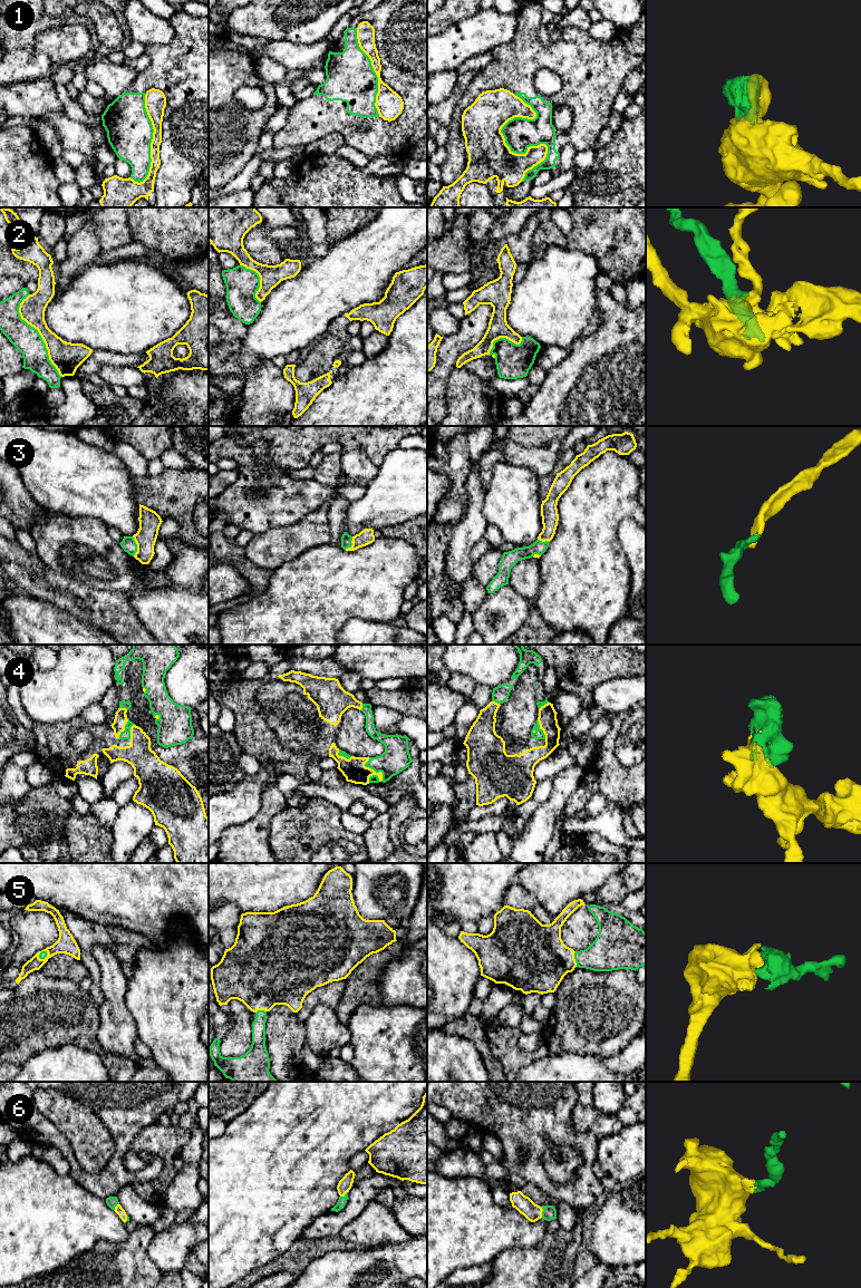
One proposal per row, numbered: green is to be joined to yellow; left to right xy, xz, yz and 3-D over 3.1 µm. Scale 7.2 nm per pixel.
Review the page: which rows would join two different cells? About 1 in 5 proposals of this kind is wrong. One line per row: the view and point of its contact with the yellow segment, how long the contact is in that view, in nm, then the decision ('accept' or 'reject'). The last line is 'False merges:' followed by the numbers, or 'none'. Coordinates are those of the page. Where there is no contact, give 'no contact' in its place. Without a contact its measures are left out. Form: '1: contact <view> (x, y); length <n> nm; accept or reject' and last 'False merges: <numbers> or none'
1: contact yz (508, 146); length 650 nm; reject
2: contact xy (39, 333); length 650 nm; reject
3: contact xy (137, 546); length 140 nm; accept
4: contact xz (370, 768); length 200 nm; accept
5: contact yz (574, 959); length 110 nm; accept
6: contact yz (541, 1212); length 80 nm; accept
False merges: 1, 2

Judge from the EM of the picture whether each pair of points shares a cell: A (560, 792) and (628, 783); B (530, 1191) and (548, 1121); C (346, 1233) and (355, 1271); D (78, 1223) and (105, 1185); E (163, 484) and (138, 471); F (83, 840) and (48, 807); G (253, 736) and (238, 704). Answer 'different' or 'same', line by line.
A: different
B: different
C: different
D: different
E: different
F: different
G: same

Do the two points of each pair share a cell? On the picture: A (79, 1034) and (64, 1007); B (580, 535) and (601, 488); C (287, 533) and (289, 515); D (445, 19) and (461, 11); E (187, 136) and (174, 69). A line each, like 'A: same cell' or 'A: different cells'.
A: same cell
B: same cell
C: different cells
D: same cell
E: same cell

